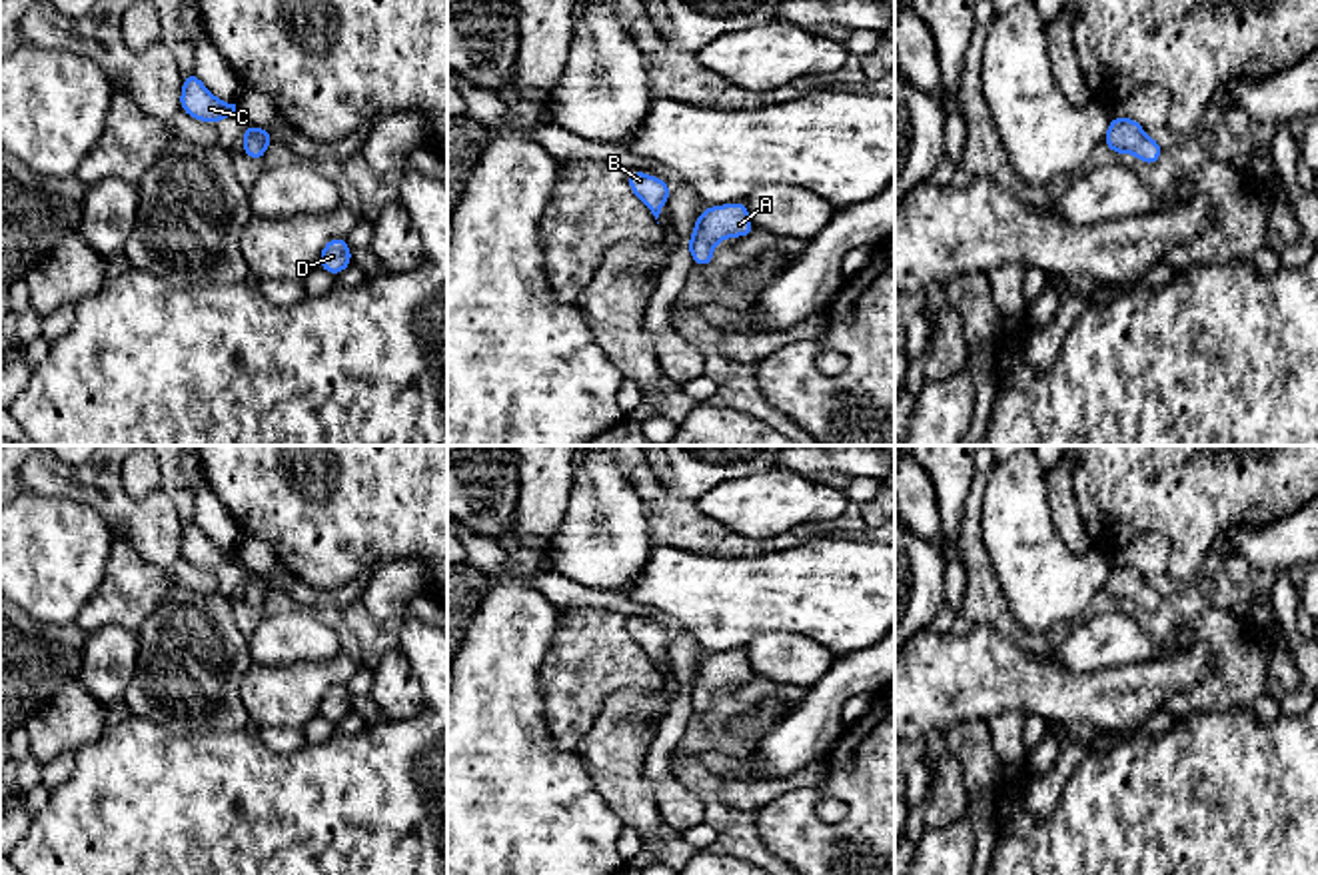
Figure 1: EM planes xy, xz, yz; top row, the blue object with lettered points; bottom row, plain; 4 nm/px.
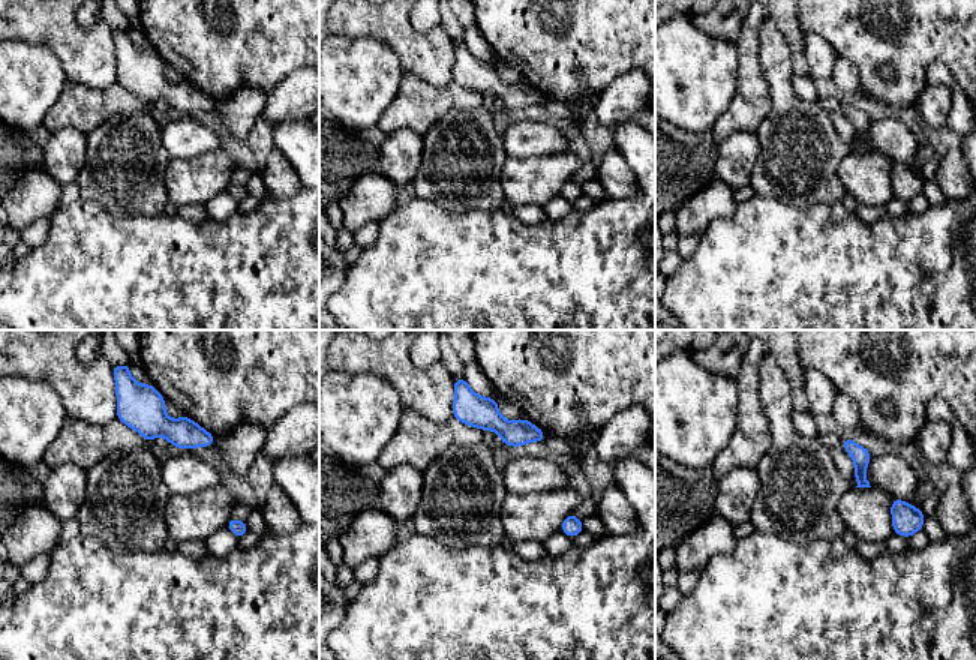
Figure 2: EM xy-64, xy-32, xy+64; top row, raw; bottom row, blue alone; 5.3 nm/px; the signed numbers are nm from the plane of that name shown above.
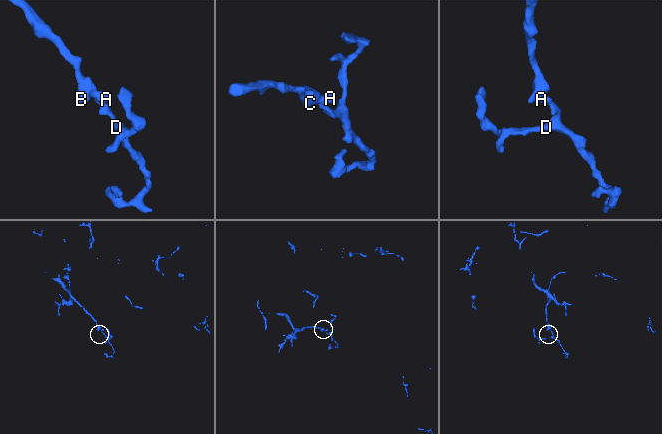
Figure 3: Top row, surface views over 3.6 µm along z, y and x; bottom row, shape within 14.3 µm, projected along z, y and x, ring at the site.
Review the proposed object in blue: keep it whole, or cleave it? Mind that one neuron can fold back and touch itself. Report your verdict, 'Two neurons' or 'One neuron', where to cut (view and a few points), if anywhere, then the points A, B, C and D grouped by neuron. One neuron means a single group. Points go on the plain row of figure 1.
One neuron. No split. Groups: A B C D

